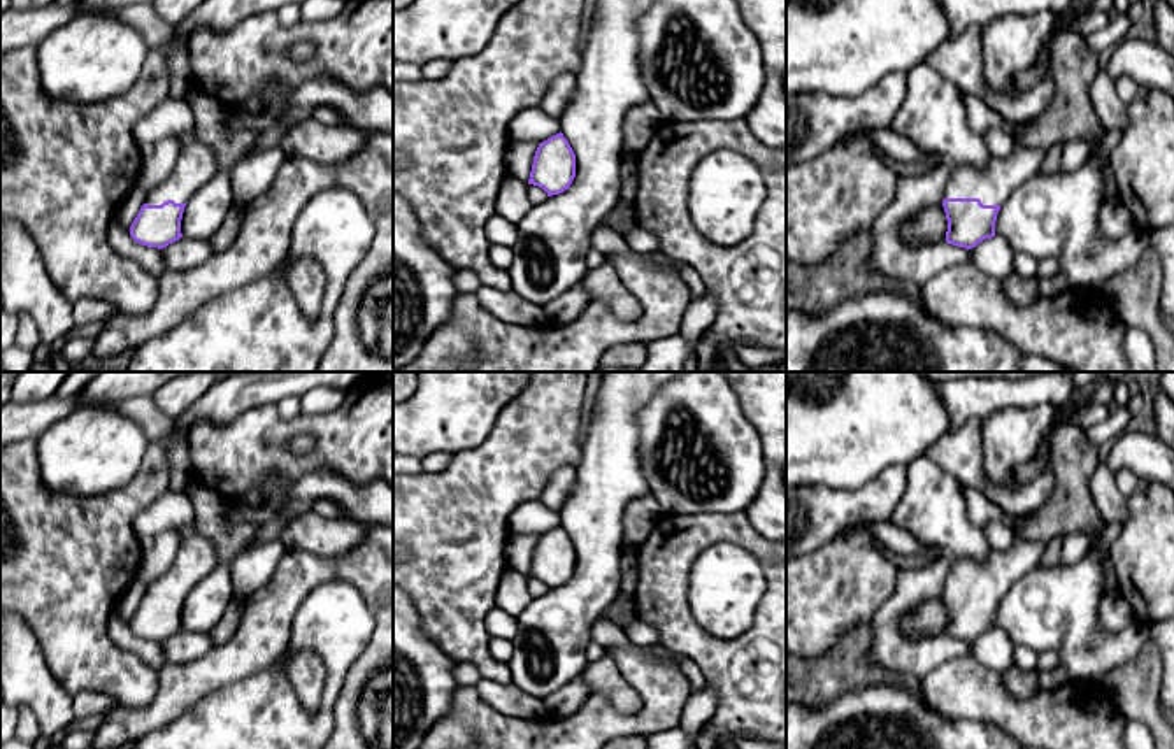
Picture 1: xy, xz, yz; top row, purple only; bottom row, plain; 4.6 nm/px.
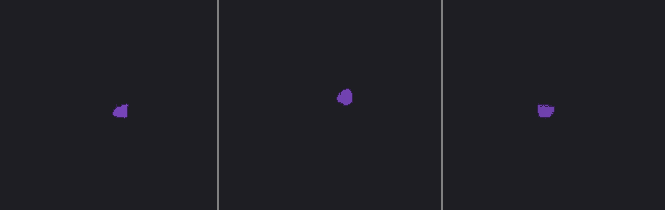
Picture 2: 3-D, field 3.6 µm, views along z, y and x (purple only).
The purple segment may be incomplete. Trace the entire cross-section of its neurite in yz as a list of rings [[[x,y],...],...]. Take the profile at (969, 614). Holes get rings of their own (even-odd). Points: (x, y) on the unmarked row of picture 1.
[[[1016,540],[1007,551],[991,551],[983,561],[953,558],[942,593],[946,635],[972,642],[995,630],[1000,598],[1041,563],[1044,549],[1044,540]]]

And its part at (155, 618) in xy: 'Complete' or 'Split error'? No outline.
Split error

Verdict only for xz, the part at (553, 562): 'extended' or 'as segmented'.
as segmented

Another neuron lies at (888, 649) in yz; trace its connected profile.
[[[941,556],[928,567],[898,570],[893,595],[869,623],[869,663],[872,667],[921,682],[927,674],[944,661],[972,656],[970,642],[948,635],[911,642],[900,628],[907,612],[942,596],[951,560],[951,556]]]

